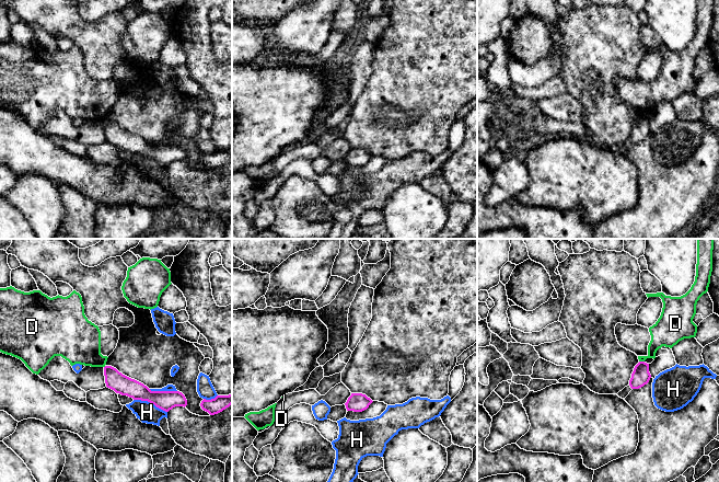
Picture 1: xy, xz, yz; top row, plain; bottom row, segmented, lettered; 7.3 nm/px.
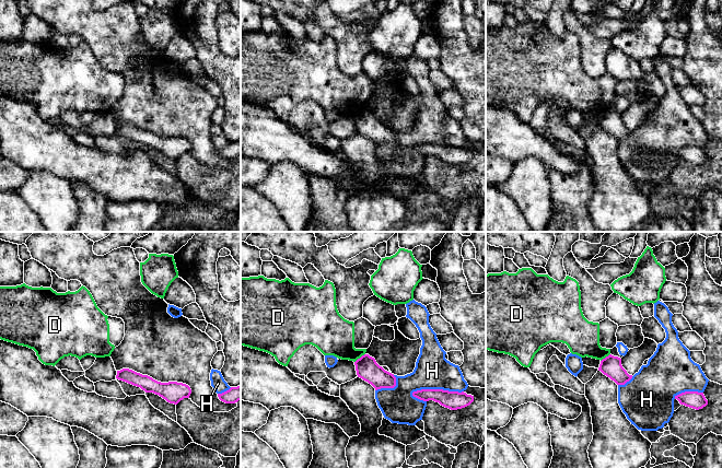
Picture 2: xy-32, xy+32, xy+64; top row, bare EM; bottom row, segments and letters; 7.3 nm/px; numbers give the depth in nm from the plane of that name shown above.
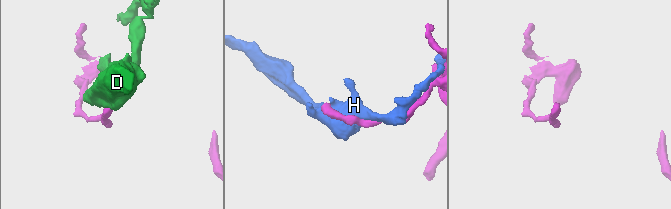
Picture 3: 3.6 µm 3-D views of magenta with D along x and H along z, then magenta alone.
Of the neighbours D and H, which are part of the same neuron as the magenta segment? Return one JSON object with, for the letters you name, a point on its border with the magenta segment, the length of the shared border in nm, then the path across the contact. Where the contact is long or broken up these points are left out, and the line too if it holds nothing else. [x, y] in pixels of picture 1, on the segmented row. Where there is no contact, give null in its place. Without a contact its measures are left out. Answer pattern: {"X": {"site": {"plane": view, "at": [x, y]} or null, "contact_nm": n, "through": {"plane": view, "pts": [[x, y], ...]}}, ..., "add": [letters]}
{"add": []}

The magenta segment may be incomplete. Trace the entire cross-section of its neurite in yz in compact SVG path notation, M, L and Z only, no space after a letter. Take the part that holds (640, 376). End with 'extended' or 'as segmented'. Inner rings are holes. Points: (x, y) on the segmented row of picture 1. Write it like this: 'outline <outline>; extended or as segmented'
outline M639 362L631 374L629 386L631 389L639 389L647 385L651 378L649 372L649 364Z; as segmented

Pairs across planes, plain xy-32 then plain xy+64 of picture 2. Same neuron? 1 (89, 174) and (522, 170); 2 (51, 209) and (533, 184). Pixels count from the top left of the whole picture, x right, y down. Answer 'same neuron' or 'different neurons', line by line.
1: different neurons
2: same neuron

